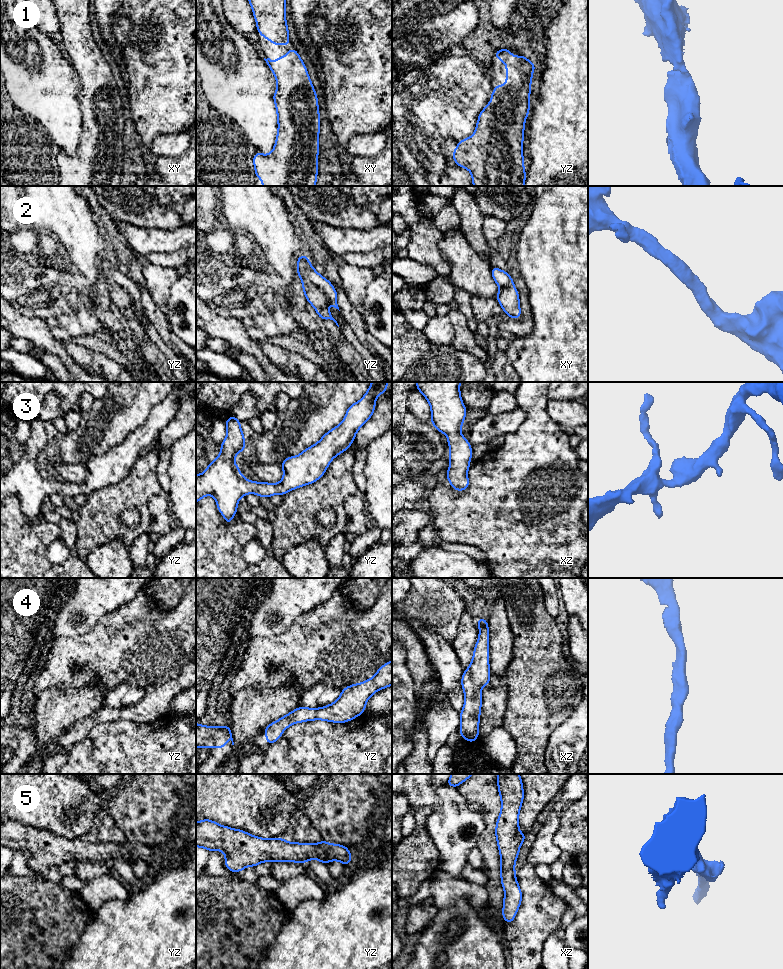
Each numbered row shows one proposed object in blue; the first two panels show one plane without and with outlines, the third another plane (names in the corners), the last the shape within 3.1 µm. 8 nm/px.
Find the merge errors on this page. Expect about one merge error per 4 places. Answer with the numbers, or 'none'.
none

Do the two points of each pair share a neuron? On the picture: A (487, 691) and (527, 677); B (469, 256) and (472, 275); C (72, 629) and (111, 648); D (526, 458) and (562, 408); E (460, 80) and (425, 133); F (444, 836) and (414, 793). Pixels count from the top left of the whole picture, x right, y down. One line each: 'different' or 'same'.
A: different
B: same
C: different
D: different
E: same
F: same

